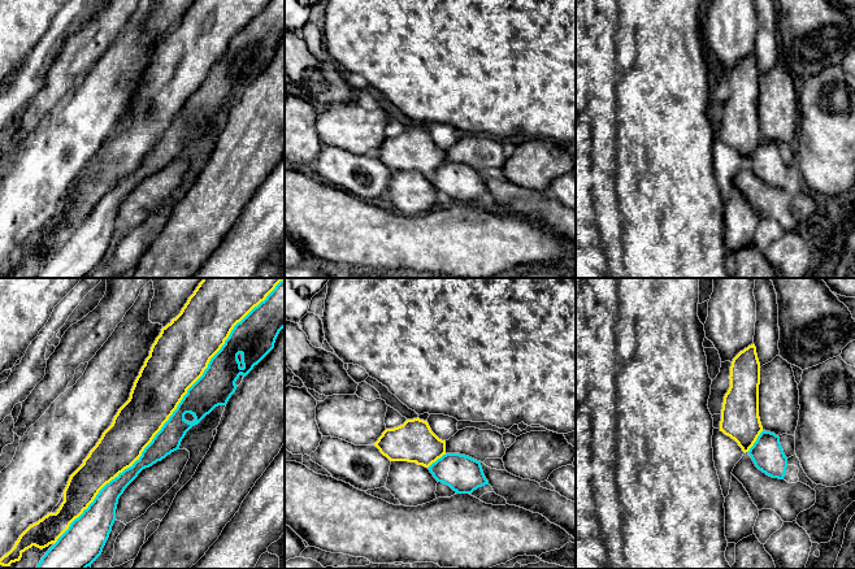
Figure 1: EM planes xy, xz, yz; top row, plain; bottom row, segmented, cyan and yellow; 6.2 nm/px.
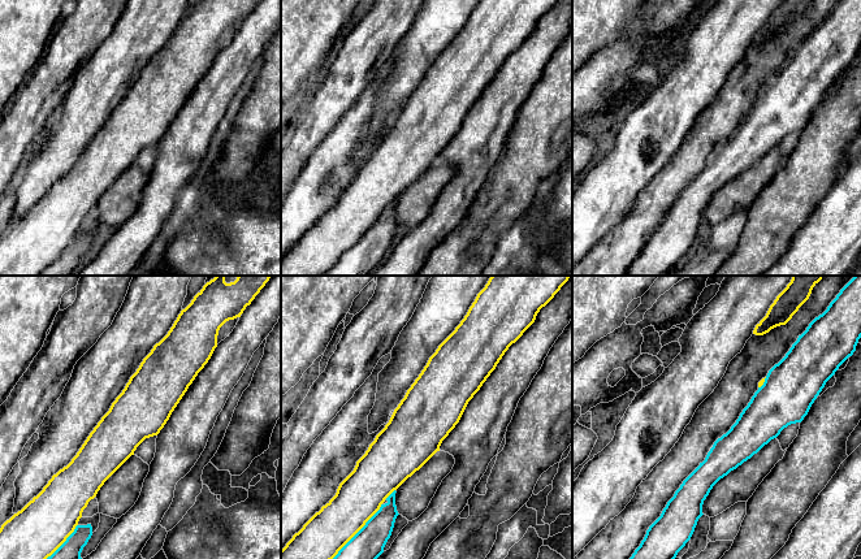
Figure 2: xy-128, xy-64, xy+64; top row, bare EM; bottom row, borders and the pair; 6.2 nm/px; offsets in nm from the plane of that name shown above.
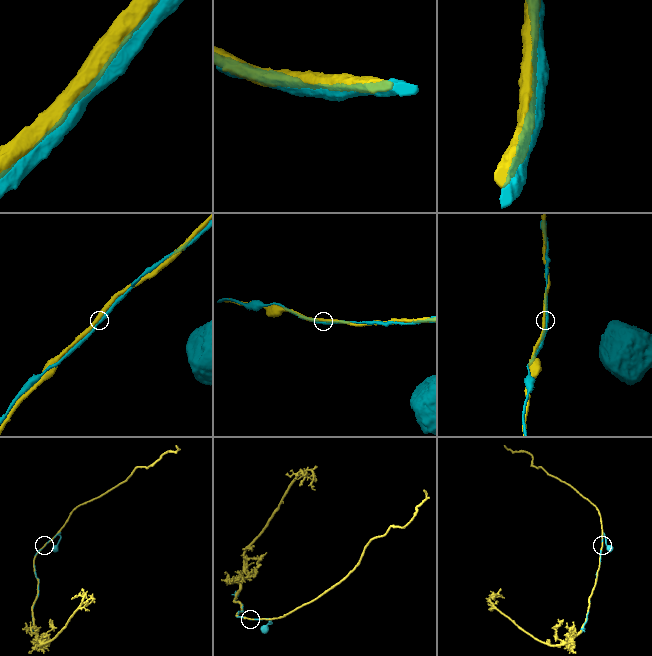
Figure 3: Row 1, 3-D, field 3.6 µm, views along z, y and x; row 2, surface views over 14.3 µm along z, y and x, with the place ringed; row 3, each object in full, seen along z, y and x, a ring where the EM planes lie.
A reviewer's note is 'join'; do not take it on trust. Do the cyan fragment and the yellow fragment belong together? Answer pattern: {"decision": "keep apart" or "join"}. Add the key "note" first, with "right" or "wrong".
{"note": "right", "decision": "join"}

